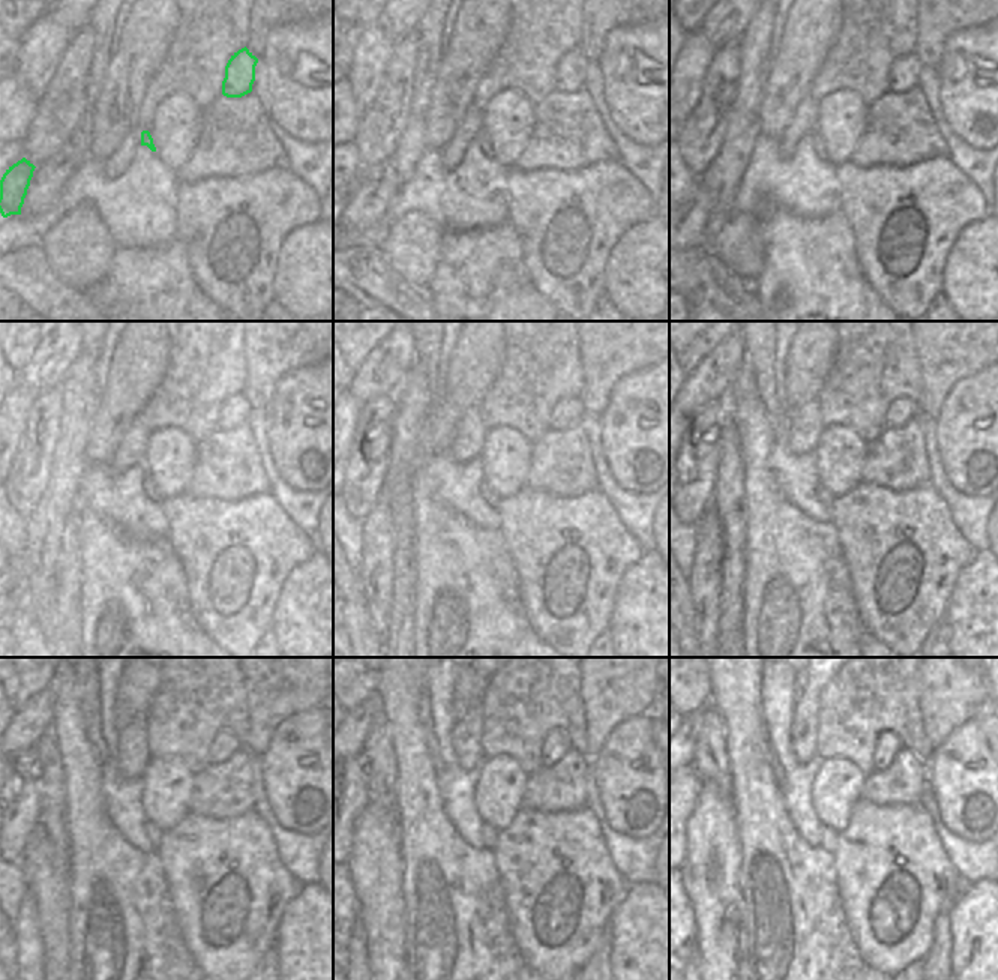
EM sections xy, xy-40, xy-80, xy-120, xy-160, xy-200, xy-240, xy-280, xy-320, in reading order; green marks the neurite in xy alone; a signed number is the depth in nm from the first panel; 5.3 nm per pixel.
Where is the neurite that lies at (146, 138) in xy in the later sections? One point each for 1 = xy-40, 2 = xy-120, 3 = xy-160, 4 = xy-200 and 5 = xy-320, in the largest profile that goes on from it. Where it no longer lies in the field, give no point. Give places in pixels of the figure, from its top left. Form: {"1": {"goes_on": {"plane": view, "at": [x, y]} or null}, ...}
{"1": {"goes_on": {"plane": "xy-40", "at": [482, 141]}}, "2": {"goes_on": {"plane": "xy-120", "at": [150, 490]}}, "3": {"goes_on": {"plane": "xy-160", "at": [489, 496]}}, "4": {"goes_on": {"plane": "xy-200", "at": [823, 494]}}, "5": {"goes_on": {"plane": "xy-320", "at": [829, 838]}}}

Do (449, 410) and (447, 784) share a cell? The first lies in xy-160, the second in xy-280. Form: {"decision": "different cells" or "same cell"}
{"decision": "different cells"}

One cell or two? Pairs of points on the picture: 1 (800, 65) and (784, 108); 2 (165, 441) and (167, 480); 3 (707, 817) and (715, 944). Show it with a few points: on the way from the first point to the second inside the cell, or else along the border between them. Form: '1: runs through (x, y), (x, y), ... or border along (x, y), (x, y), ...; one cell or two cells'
1: runs through (791, 75), (785, 87), (785, 98); one cell
2: runs through (167, 450), (167, 471); one cell
3: runs through (707, 848), (704, 880), (715, 893), (715, 913); one cell

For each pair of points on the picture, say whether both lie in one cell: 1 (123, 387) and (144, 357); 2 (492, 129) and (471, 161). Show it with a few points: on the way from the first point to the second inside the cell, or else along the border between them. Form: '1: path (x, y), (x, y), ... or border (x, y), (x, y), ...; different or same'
1: path (131, 380), (138, 365); same
2: border (492, 156), (506, 170); different

